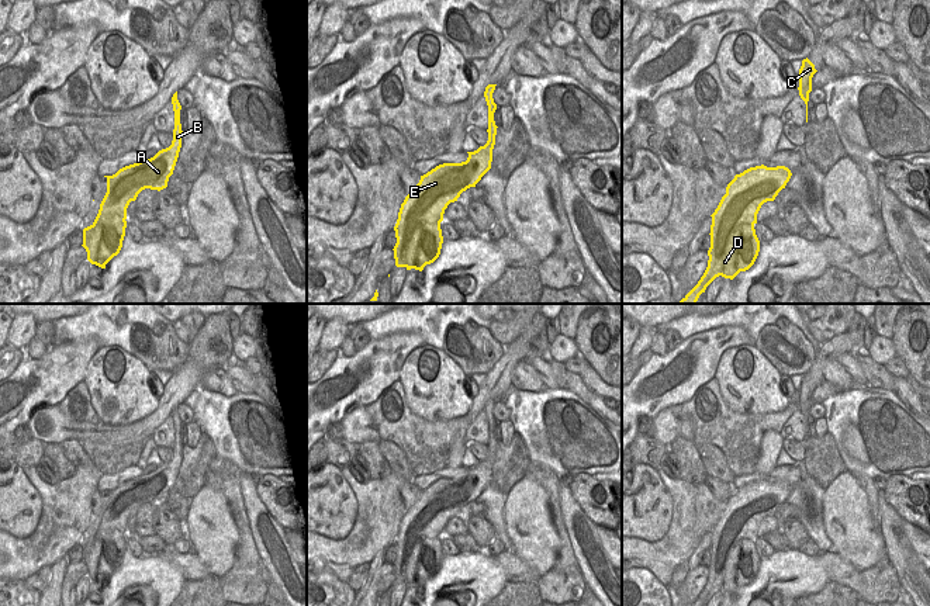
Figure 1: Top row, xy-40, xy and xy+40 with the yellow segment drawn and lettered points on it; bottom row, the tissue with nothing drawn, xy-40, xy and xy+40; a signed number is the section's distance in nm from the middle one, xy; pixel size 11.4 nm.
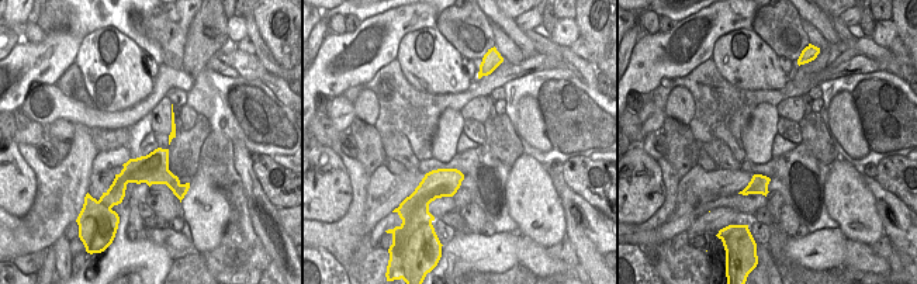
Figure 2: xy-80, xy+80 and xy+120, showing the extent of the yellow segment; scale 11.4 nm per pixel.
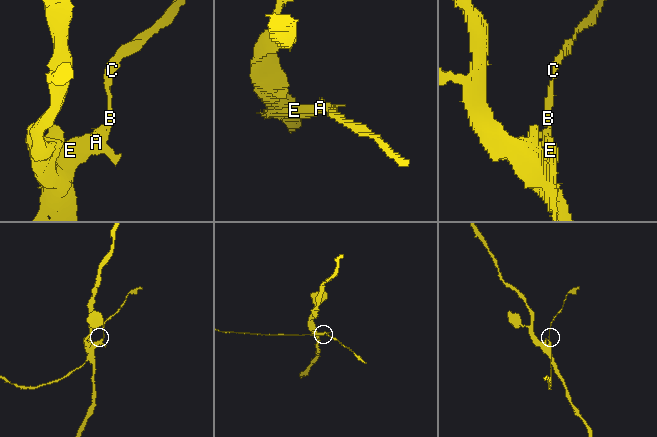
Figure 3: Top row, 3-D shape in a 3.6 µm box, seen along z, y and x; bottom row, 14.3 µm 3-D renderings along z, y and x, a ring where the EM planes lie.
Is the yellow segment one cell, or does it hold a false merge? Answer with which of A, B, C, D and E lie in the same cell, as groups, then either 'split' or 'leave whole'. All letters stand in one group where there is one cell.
A B C E / D; split

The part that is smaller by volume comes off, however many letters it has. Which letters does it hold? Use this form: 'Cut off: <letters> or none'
Cut off: A, B, C, E

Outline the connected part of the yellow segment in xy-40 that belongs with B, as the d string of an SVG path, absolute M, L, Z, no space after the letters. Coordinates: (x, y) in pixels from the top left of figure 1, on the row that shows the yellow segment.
M177 91L172 97L172 104L174 111L172 145L159 150L151 159L142 159L138 163L120 169L113 176L104 176L107 179L107 193L100 204L98 214L120 215L127 219L129 202L135 201L142 190L151 188L160 191L167 187L181 148L181 105L177 100Z

